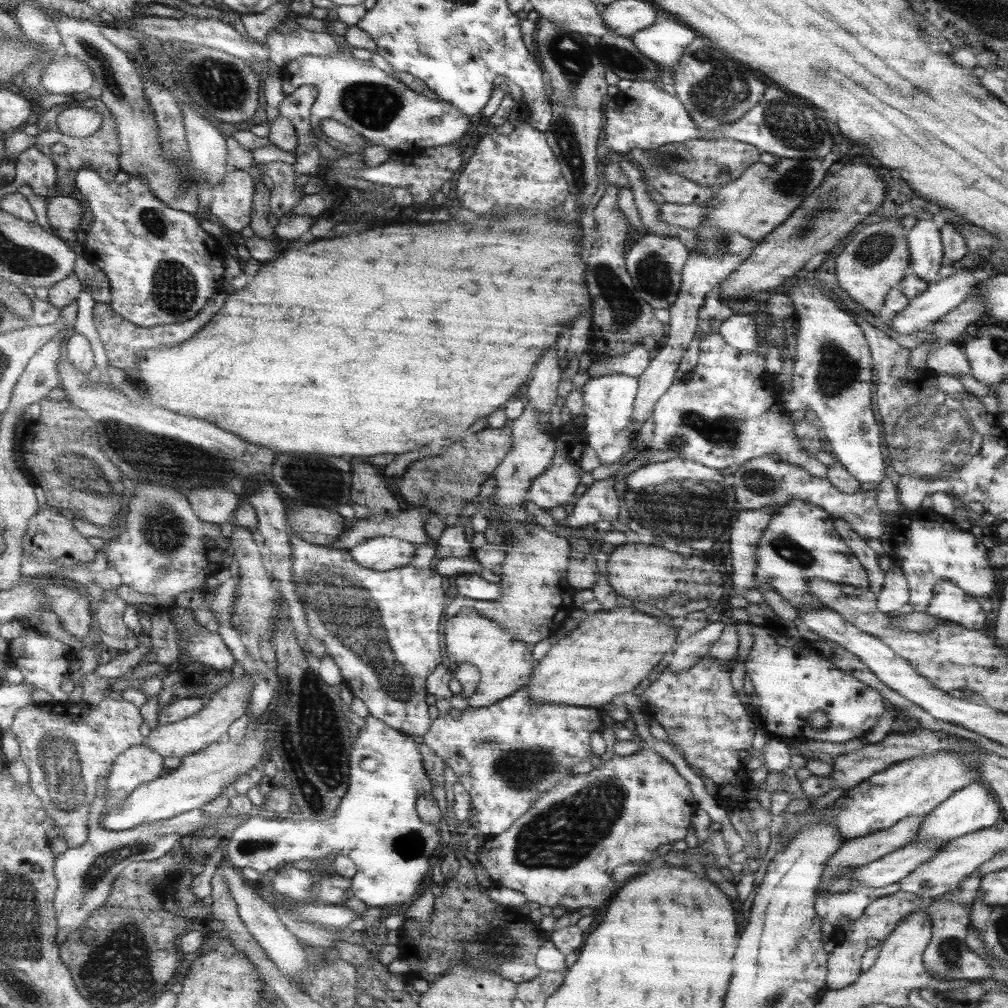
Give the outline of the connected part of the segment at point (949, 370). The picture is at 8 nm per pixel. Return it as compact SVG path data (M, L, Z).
M953 343L939 345L930 349L925 368L936 375L950 375L957 377L969 371L967 358Z

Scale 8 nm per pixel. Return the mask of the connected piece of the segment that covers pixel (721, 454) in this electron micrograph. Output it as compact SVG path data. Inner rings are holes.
M711 331L699 336L699 356L697 364L690 370L690 378L677 384L671 383L667 391L655 402L651 412L653 430L651 440L641 451L650 463L666 462L671 458L683 458L697 462L705 467L721 471L725 468L740 466L751 458L759 458L763 454L777 454L778 460L805 470L810 476L825 478L827 467L811 457L797 435L793 433L788 412L780 402L783 390L776 384L775 376L767 373L764 356L757 352L737 350L728 346Z

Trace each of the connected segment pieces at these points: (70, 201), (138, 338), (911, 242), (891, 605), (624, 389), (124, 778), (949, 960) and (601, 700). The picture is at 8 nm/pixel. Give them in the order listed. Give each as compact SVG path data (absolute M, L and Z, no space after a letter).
M57 195L47 200L46 208L48 221L58 235L69 242L74 242L75 230L81 226L83 218L83 206L78 195L69 197Z
M221 289L219 294L215 293L215 296L207 301L207 310L203 308L202 312L195 315L191 320L171 325L159 325L152 328L136 326L134 322L129 322L126 318L119 316L119 314L113 310L111 303L97 304L97 308L95 308L95 320L97 320L100 338L104 343L111 367L113 367L113 369L121 369L121 371L127 375L127 378L131 377L128 379L130 383L135 382L138 369L136 368L134 357L141 358L141 355L146 353L146 350L153 350L154 348L163 346L178 346L181 342L193 338L193 336L195 336L203 326L207 326L207 324L211 322L211 318L223 308L225 298L227 298L227 292L223 292Z
M919 212L915 216L914 225L906 231L907 250L909 250L909 268L905 269L905 273L921 278L929 286L939 279L937 270L944 263L939 231L933 223L932 215L929 212Z
M887 568L884 573L881 590L876 596L876 607L878 612L887 615L889 612L897 612L903 604L907 604L908 586L903 573L895 568Z
M612 373L609 376L589 378L582 386L582 414L585 418L583 442L594 452L600 466L608 467L618 463L625 456L627 447L633 440L635 432L629 429L629 424L631 424L634 396L638 388L637 382L635 378Z
M143 744L119 755L106 780L104 795L108 803L123 802L139 785L159 778L165 768L163 757Z
M975 870L969 874L955 890L943 893L937 900L929 900L925 905L925 913L931 921L931 936L922 953L923 970L935 978L936 982L951 980L973 980L991 976L989 965L965 947L965 933L970 924L969 911L971 903L978 892L981 874Z
M632 606L613 607L609 612L595 612L587 616L579 609L571 610L570 619L579 621L579 625L569 634L555 641L549 650L533 666L530 680L526 682L531 699L543 704L565 704L565 706L589 707L608 704L617 694L632 691L643 678L649 676L651 668L664 657L665 652L671 652L677 643L678 631L673 624L664 624L649 615L641 613Z

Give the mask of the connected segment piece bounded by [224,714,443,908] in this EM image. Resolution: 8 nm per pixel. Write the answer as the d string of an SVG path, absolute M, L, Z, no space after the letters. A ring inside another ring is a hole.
M370 714L364 721L364 726L355 730L349 764L350 786L333 819L320 822L304 817L298 822L277 820L257 810L229 838L224 859L239 869L253 868L264 877L267 872L289 867L298 860L321 862L329 854L343 855L356 865L357 872L351 879L352 890L367 907L405 906L421 895L427 874L432 868L433 861L429 862L429 859L434 859L443 847L443 834L440 834L439 826L425 823L417 810L419 797L423 793L431 793L433 788L423 766L423 750L419 750L419 738L413 738Z

